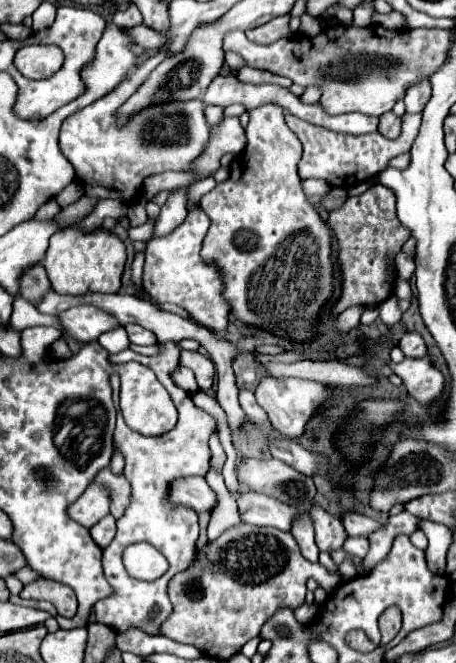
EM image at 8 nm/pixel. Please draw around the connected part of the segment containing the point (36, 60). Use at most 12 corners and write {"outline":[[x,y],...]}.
{"outline":[[25,45],[15,65],[29,79],[63,67],[57,45]]}

